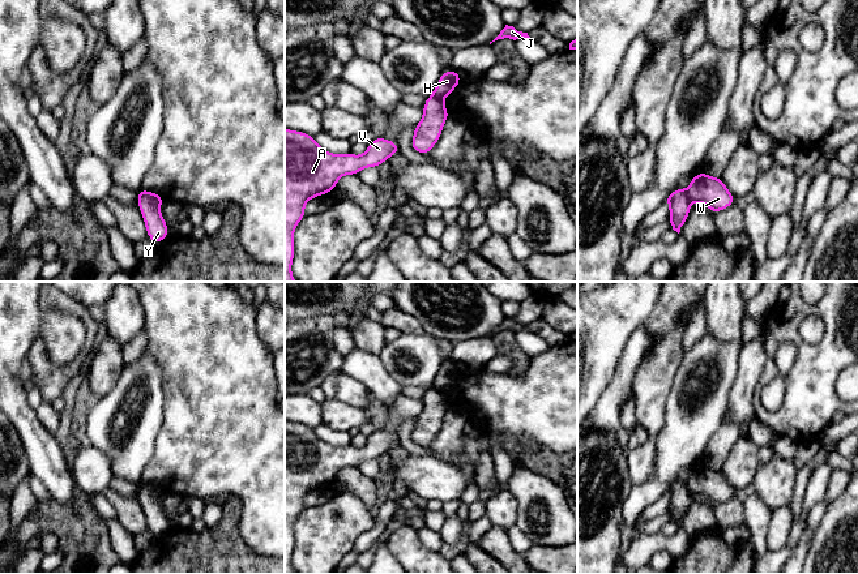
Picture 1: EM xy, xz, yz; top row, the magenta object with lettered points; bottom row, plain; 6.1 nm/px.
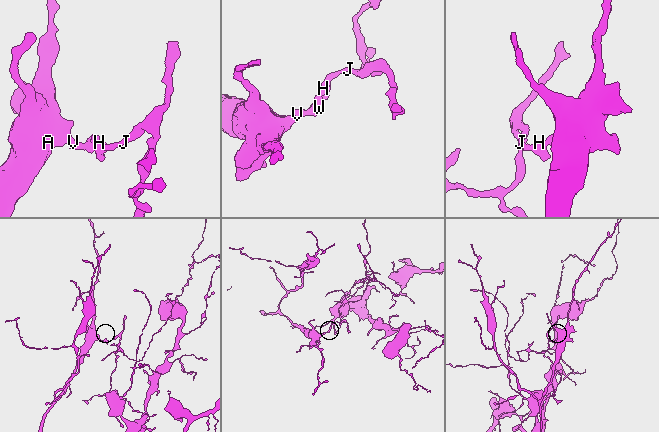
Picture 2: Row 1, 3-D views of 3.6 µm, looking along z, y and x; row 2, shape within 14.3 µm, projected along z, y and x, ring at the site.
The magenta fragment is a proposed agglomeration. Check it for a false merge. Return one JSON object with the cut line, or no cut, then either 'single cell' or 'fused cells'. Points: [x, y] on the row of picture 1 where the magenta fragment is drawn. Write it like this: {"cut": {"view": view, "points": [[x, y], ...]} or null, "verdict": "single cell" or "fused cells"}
{"cut": {"view": "yz", "points": [[684, 191], [690, 201]]}, "verdict": "fused cells"}

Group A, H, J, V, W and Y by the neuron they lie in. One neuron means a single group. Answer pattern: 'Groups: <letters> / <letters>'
Groups: A V W / H J Y

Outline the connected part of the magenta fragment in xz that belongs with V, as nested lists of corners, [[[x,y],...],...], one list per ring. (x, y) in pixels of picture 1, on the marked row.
[[[285,128],[285,282],[296,282],[291,274],[294,230],[307,215],[304,205],[313,197],[330,193],[343,175],[358,175],[362,168],[376,168],[398,154],[397,141],[376,137],[363,155],[332,154],[315,137]]]

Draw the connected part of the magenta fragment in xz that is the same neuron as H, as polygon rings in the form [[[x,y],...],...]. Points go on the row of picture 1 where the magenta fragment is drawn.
[[[457,70],[443,72],[434,89],[432,95],[441,100],[447,98],[458,86],[460,82],[461,76]]]

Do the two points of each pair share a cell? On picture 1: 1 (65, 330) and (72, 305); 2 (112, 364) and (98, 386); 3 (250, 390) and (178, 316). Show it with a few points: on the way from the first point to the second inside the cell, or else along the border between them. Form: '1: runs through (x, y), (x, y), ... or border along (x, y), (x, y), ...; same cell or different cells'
1: border along (39, 305), (45, 309), (62, 309), (75, 315); different cells
2: runs through (107, 369), (102, 375), (101, 381); same cell
3: runs through (231, 372), (196, 334); same cell

